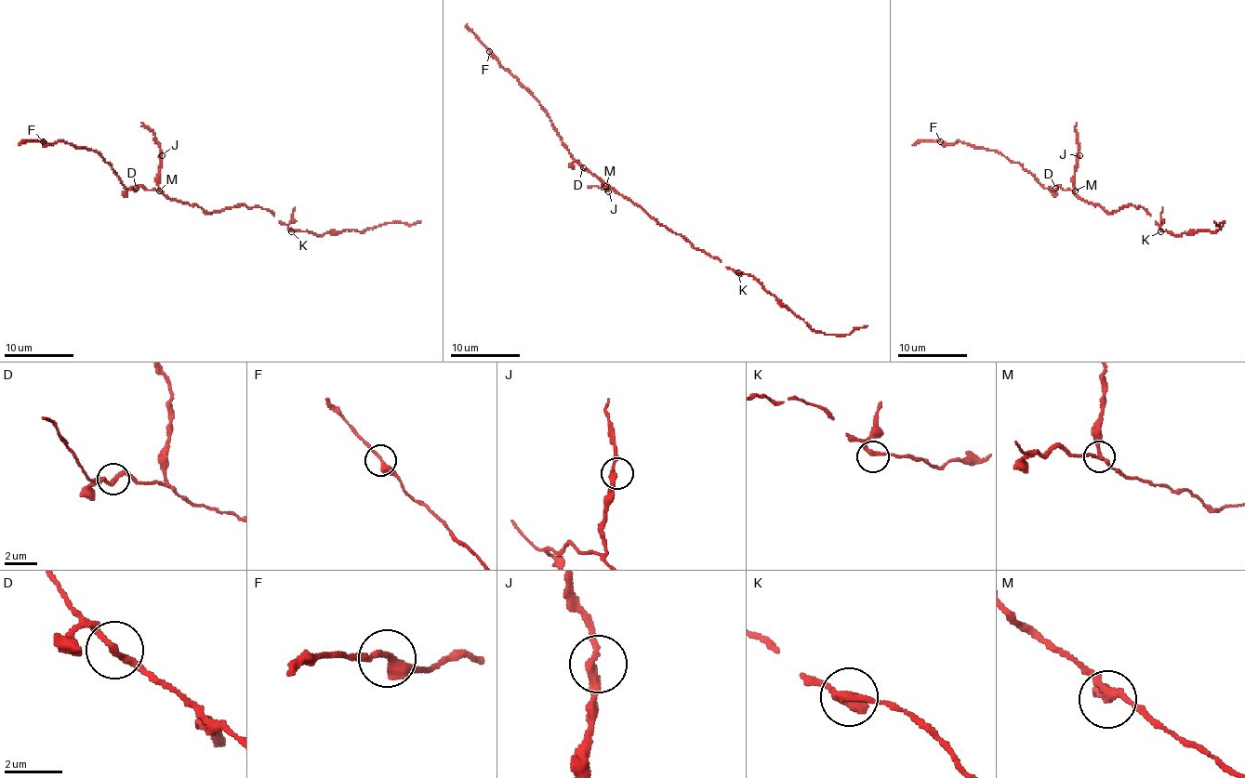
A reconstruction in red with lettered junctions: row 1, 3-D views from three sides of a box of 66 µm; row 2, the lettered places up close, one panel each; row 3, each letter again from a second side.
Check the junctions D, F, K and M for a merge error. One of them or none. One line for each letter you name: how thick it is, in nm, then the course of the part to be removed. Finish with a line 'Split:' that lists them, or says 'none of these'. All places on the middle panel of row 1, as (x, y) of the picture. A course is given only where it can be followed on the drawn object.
M: 200 nm thick; foreign part runs (605, 186), (606, 190), (596, 186), (588, 188)
Split: M

